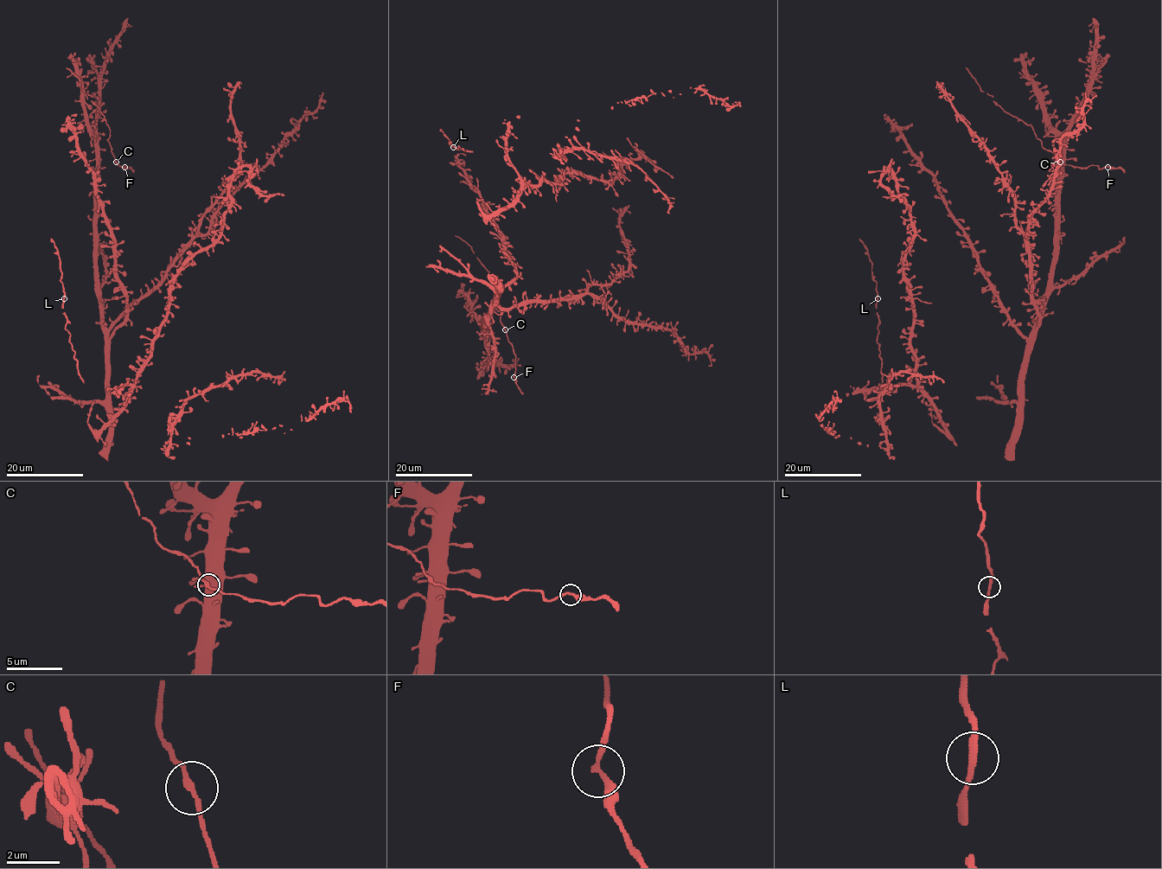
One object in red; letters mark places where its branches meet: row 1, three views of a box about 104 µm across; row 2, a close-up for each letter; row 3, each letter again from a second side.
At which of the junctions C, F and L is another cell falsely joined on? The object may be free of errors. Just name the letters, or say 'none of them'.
none of them

